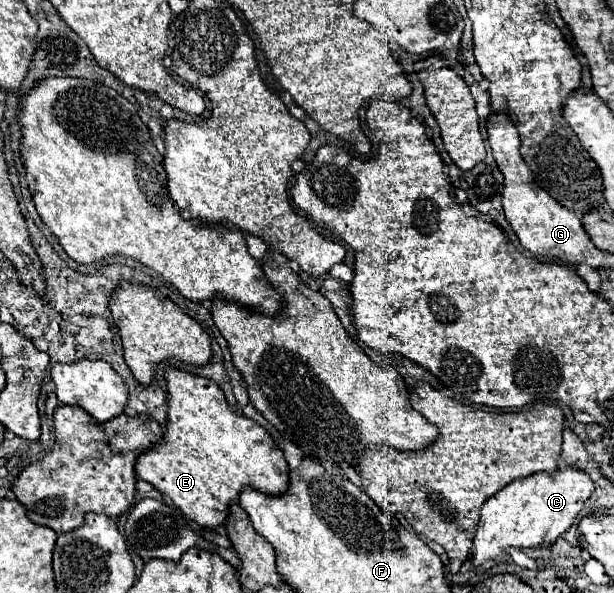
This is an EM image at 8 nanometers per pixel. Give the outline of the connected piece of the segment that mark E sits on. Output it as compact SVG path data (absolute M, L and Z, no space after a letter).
M166 369L164 379L168 391L166 429L162 443L136 459L140 479L168 495L188 519L210 529L224 525L230 501L246 485L268 495L282 495L288 489L288 463L282 449L256 421L236 415L212 379L180 369Z

